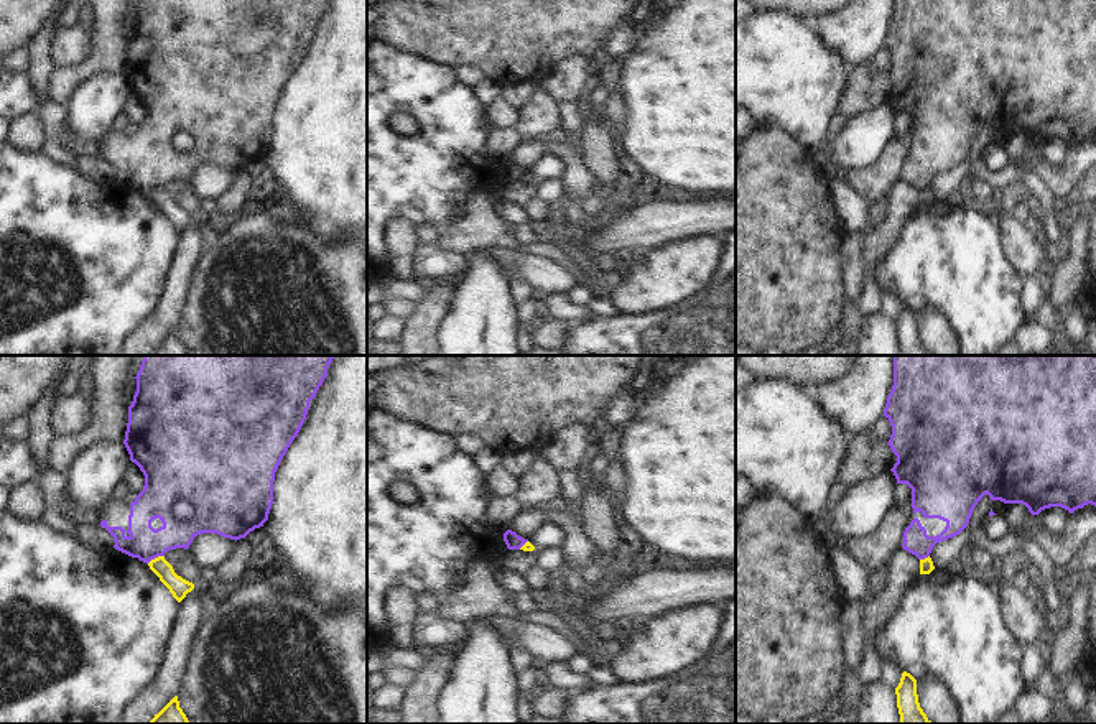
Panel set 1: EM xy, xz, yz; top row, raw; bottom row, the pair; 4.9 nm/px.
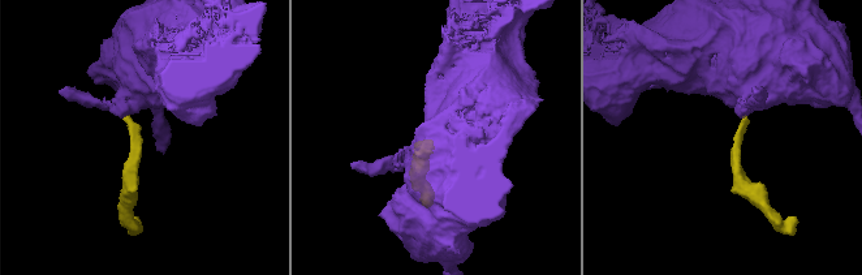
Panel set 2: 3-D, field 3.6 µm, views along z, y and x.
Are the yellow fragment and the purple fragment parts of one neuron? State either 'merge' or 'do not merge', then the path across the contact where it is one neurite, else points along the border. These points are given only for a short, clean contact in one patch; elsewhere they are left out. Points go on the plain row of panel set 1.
do not merge; border along xy (163, 186), (147, 194)

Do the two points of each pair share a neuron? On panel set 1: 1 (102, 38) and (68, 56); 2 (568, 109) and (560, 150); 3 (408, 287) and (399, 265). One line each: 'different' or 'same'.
1: different
2: different
3: different

